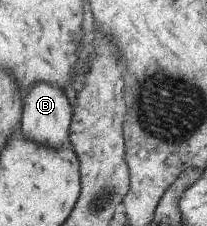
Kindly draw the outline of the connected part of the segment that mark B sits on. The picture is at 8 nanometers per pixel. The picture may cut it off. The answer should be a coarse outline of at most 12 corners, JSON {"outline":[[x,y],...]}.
{"outline":[[36,83],[23,96],[22,135],[69,145],[72,108],[63,88]]}

